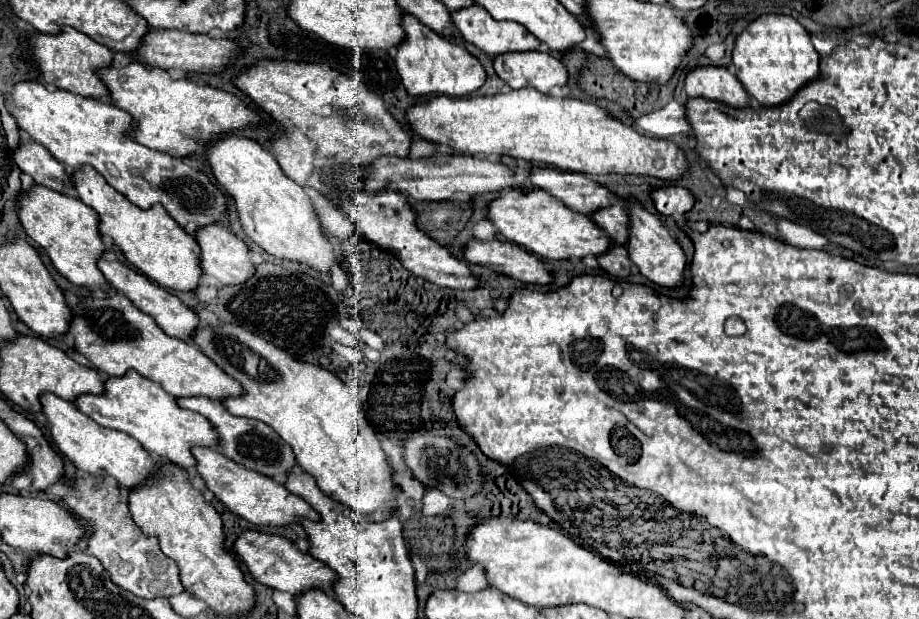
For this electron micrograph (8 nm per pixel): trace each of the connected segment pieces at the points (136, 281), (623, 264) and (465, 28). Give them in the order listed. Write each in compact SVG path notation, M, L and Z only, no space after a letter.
M99 258L99 260L97 260L97 268L103 272L103 276L107 278L109 286L113 286L113 290L125 294L141 312L145 312L145 314L149 314L151 318L155 318L155 322L163 328L165 334L169 334L169 336L173 336L173 338L187 340L187 338L193 334L193 330L199 326L199 318L197 318L197 314L195 314L191 308L187 308L175 294L167 292L165 288L161 288L159 284L151 282L147 276L135 272L133 268L121 264L121 262L117 262L117 260L111 262L111 260L105 260L105 258Z
M613 242L613 246L609 246L607 252L597 256L597 262L605 272L609 272L611 276L615 276L619 280L625 280L629 276L631 260L629 260L629 254L627 254L625 246L621 246L621 244Z
M479 4L451 12L451 20L467 42L475 44L489 56L535 50L539 44L539 40L525 26L511 20L499 22Z

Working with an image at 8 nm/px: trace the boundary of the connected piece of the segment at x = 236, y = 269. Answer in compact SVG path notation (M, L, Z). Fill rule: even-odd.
M207 224L195 232L195 240L201 246L201 272L209 279L211 287L217 290L226 285L245 282L253 274L253 262L249 260L247 244L239 240L233 232L229 232L221 224Z

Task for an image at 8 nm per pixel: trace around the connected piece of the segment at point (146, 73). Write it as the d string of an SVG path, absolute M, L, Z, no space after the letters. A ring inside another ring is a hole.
M133 62L121 68L99 68L97 74L109 90L111 104L131 114L133 140L159 152L177 150L181 156L189 156L213 136L259 122L259 116L233 94L211 86L199 86L185 78L173 80L169 72L161 68L147 70L145 64Z

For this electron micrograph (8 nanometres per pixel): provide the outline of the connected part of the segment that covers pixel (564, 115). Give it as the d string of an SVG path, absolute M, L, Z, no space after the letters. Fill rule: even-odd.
M533 88L475 98L435 96L409 106L405 118L417 136L471 156L507 154L511 158L539 162L561 170L589 174L643 174L663 180L679 178L687 168L685 156L677 144L643 136L633 128L623 126L595 104L547 96Z

